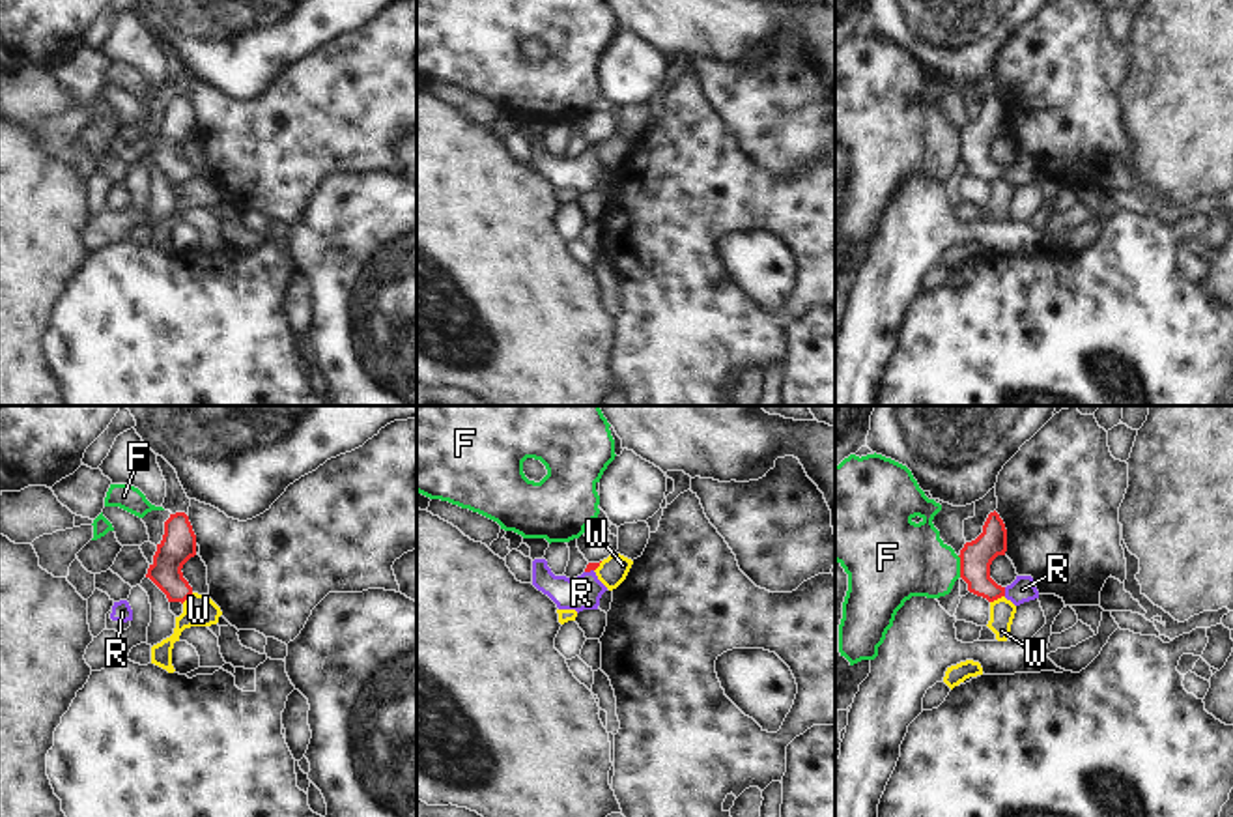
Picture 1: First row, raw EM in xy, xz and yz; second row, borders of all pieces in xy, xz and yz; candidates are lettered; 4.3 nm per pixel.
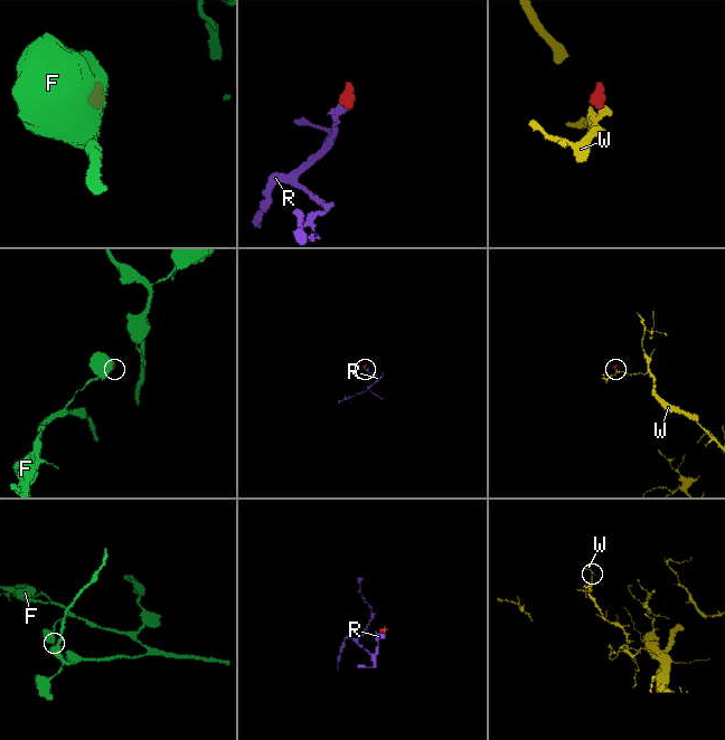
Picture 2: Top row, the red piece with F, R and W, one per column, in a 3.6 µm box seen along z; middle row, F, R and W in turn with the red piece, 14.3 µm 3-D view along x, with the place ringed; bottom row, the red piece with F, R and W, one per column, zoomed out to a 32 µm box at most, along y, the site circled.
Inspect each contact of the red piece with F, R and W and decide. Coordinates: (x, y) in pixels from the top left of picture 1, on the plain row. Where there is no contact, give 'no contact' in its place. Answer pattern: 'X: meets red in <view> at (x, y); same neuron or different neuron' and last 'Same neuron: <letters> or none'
F: meets red in yz at (961, 148); different neuron
R: meets red in yz at (1004, 172); same neuron
W: meets red in yz at (996, 180); different neuron
Same neuron: R

